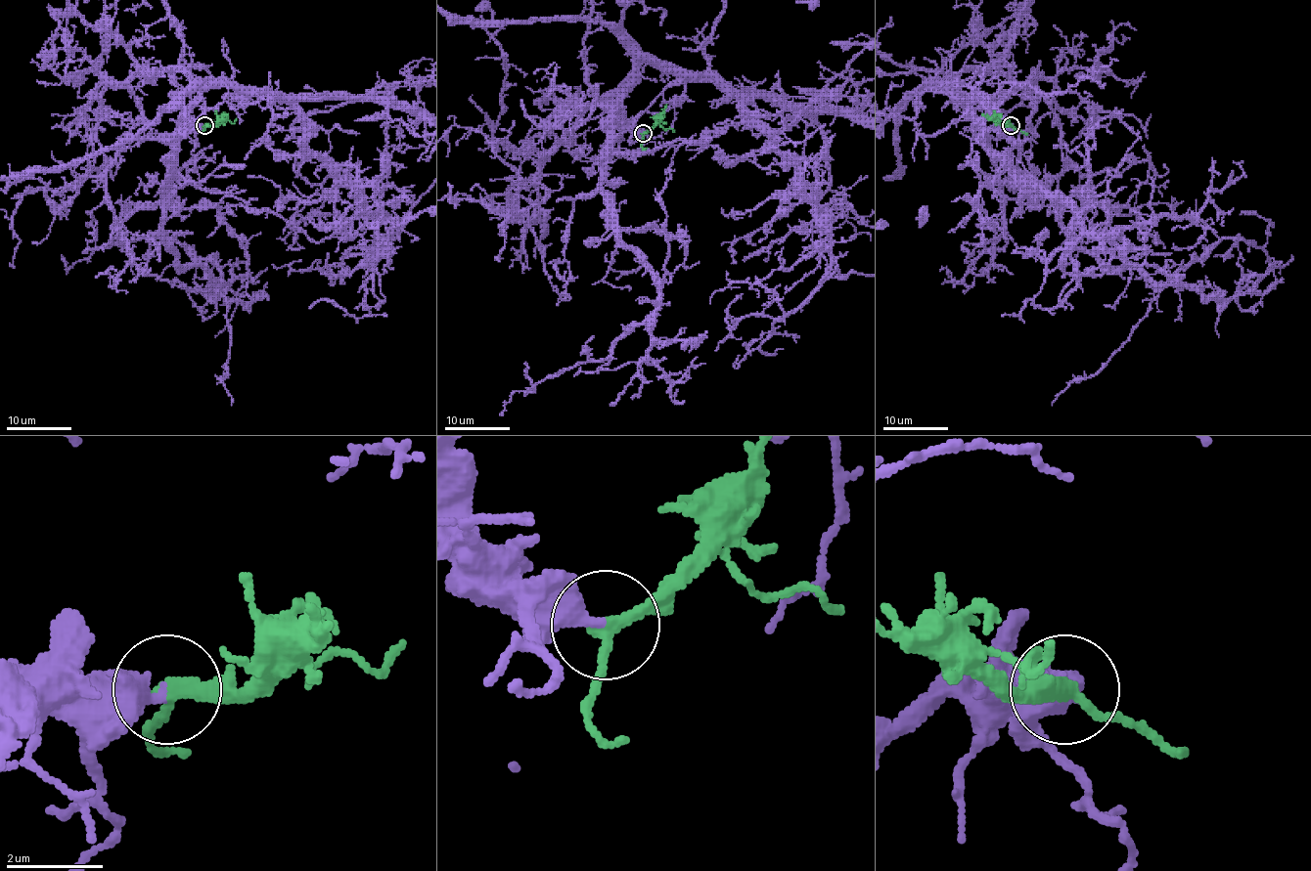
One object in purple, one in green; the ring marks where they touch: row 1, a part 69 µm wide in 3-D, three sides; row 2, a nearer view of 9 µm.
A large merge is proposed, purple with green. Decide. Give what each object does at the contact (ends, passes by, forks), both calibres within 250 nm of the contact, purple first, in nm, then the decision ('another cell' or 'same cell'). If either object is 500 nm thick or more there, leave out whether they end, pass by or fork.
purple ends | green passes by | 400/280 nm | same cell

